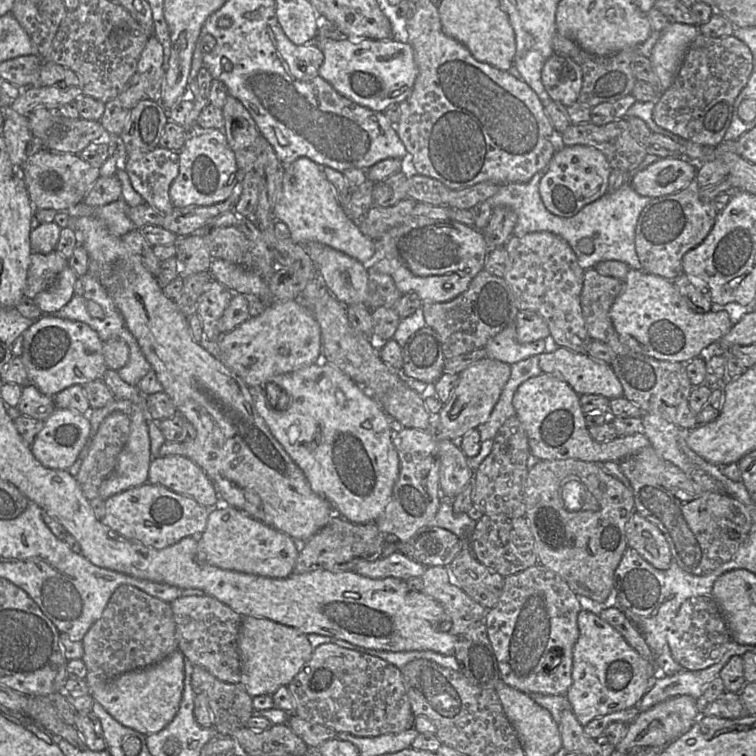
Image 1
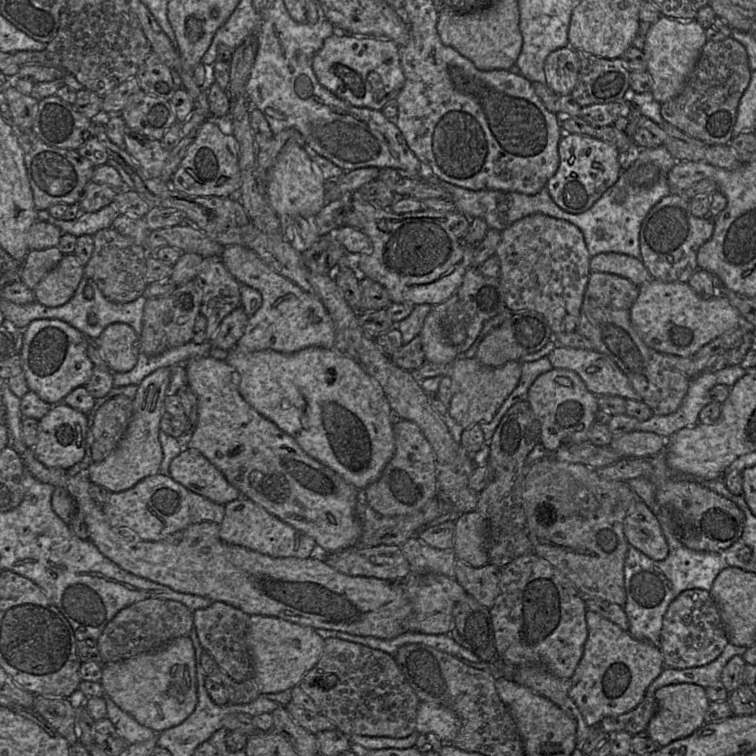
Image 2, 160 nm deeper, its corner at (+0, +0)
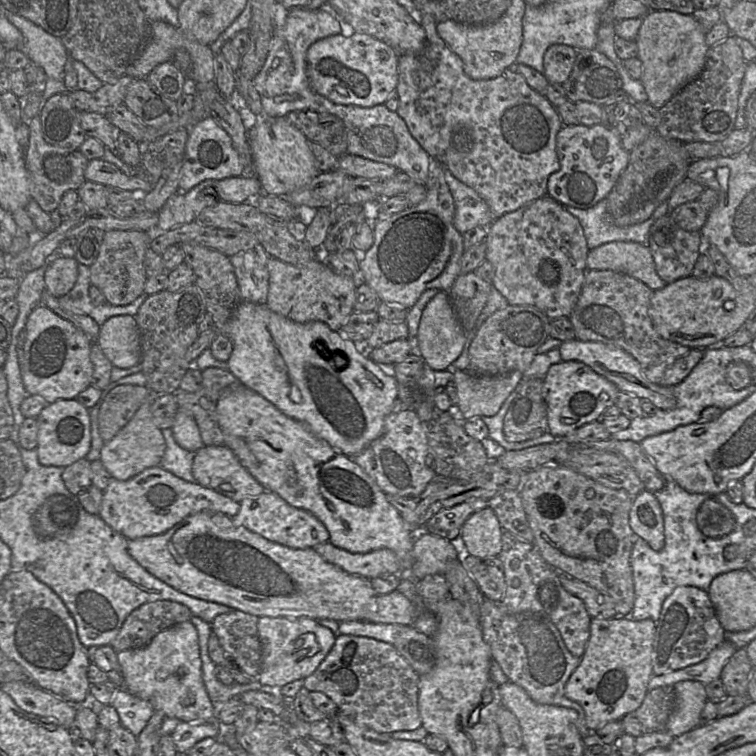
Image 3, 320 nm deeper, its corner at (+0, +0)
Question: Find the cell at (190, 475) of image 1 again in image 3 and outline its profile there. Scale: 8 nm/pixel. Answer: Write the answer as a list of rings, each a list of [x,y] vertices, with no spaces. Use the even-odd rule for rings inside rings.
[[[225,445],[203,446],[196,451],[192,475],[199,485],[238,503],[266,492]]]

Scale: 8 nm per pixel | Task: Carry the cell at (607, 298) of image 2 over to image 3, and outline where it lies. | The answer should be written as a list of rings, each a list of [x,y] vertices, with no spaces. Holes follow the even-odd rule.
[[[587,267],[580,295],[568,318],[577,339],[599,341],[625,350],[639,362],[650,382],[660,384],[666,368],[691,348],[664,339],[656,332],[648,314],[652,293],[642,281],[625,273]]]

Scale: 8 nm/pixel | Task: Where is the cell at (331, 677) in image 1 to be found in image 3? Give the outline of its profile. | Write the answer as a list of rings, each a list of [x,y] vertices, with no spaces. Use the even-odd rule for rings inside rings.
[[[340,634],[327,656],[317,669],[304,678],[307,690],[326,694],[337,706],[338,712],[345,714],[358,725],[364,725],[378,733],[412,731],[421,726],[418,710],[418,679],[405,658],[399,654],[393,644],[374,638]]]

